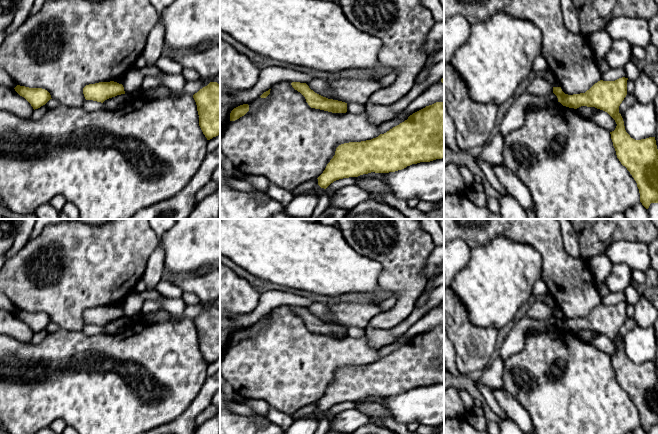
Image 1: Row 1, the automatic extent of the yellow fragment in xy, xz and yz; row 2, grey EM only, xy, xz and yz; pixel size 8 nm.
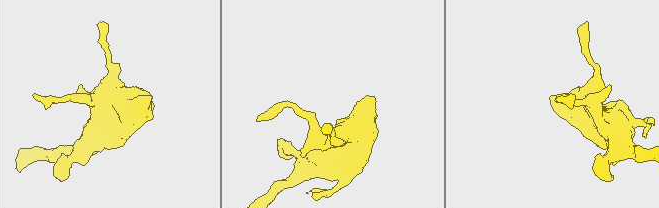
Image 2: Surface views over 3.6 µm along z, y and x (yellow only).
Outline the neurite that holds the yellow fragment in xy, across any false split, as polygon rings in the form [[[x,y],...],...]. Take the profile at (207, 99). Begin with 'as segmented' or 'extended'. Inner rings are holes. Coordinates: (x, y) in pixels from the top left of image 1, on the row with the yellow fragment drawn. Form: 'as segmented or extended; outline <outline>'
as segmented; outline [[[210,82],[193,95],[199,115],[199,126],[207,138],[220,135],[220,84]]]

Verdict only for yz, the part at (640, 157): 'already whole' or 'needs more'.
already whole

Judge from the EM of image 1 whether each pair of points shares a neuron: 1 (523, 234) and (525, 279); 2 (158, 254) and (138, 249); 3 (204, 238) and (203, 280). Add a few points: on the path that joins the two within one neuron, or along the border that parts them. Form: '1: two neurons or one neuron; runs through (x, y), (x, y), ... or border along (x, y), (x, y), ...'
1: two neurons; border along (501, 234), (514, 241), (531, 245), (541, 258)
2: two neurons; border along (159, 242), (149, 256), (143, 274)
3: two neurons; border along (209, 266), (198, 272), (185, 275)

